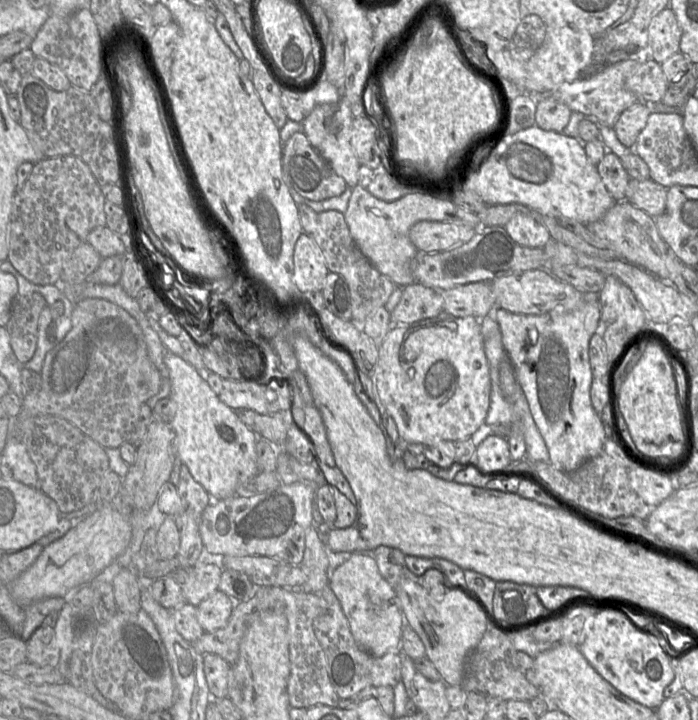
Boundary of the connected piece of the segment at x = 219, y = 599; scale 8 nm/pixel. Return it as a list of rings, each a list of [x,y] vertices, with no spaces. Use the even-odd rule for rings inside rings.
[[[217,590],[197,605],[197,619],[205,632],[215,631],[227,624],[236,602]]]

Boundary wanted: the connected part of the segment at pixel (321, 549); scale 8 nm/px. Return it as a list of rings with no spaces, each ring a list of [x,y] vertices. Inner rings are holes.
[[[315,528],[305,533],[305,549],[299,566],[307,574],[307,581],[301,589],[308,592],[319,592],[328,581],[333,571],[347,561],[351,552],[327,552],[327,546]]]

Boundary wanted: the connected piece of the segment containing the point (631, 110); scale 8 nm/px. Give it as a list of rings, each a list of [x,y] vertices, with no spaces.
[[[638,101],[624,110],[613,126],[619,141],[633,149],[640,132],[647,124],[650,109],[646,101]]]

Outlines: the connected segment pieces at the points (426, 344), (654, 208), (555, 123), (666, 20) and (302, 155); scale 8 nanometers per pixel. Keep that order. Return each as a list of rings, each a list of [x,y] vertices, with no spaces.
[[[443,312],[413,324],[395,323],[378,344],[378,350],[374,372],[376,391],[387,413],[395,421],[401,440],[425,446],[439,441],[464,441],[485,425],[490,407],[491,379],[480,319],[455,317]]]
[[[630,178],[626,188],[626,200],[656,217],[665,208],[667,189],[651,178]]]
[[[542,97],[537,103],[535,123],[547,131],[562,132],[571,118],[572,110],[555,97]]]
[[[671,8],[663,9],[648,27],[648,50],[646,55],[661,64],[679,52],[681,28]]]
[[[303,131],[294,133],[283,146],[282,169],[287,186],[312,201],[322,201],[339,196],[347,188],[346,181],[314,149]]]

